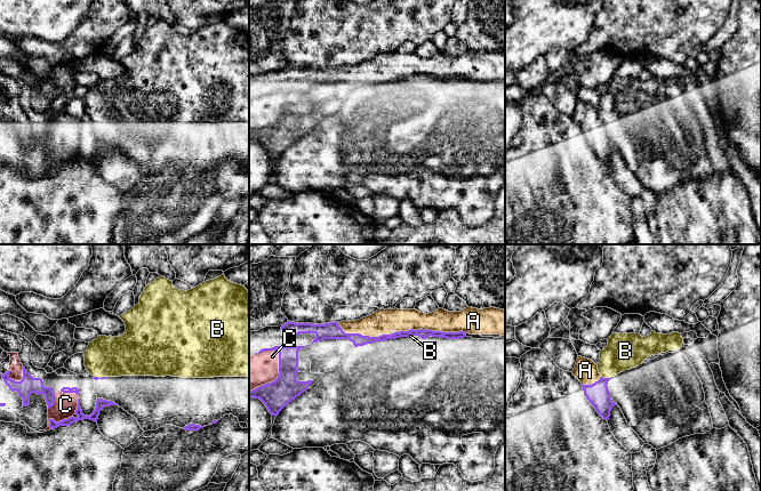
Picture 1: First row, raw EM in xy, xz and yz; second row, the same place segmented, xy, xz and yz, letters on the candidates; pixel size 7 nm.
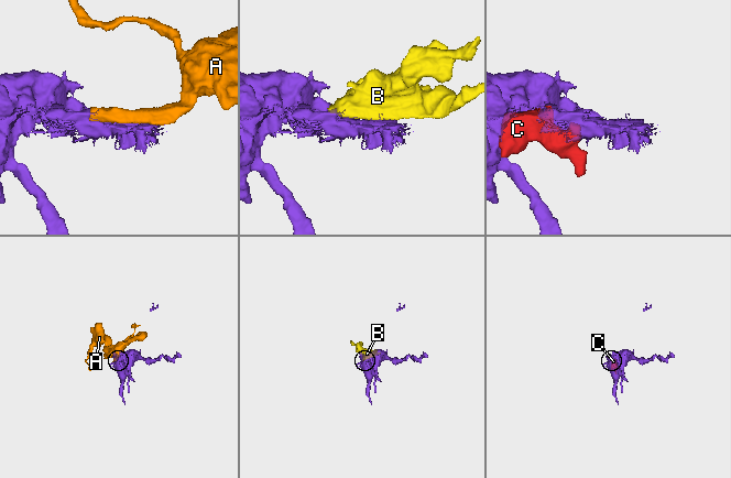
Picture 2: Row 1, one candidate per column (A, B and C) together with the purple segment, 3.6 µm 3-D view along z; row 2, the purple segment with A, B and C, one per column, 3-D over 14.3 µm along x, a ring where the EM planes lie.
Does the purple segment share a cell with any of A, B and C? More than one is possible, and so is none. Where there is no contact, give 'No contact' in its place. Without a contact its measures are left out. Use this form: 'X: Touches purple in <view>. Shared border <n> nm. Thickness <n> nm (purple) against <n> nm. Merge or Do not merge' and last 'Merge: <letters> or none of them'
A: Touches purple in xz. Shared border 380 nm. Thickness 120 nm (purple) against 180 nm. Do not merge
B: Touches purple in yz. Shared border 80 nm. Thickness 160 nm (purple) against 260 nm. Do not merge
C: Touches purple in xz. Shared border 360 nm. Thickness 200 nm (purple) against 220 nm. Do not merge
Merge: none of them

